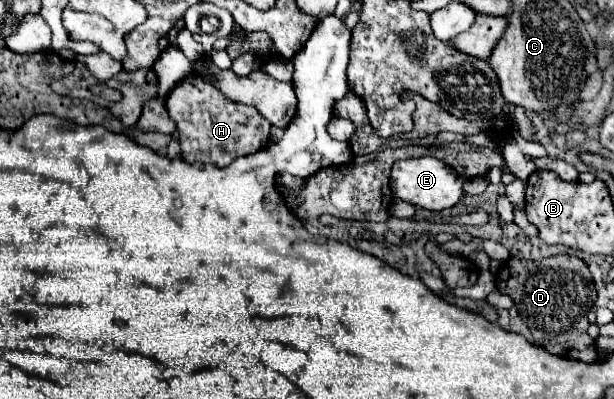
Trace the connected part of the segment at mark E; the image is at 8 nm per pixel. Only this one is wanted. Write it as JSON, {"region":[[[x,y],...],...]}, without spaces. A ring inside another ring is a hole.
{"region":[[[418,157],[418,159],[402,159],[394,163],[392,175],[390,175],[390,187],[394,195],[406,203],[412,203],[416,207],[428,209],[428,211],[442,211],[454,207],[464,191],[462,191],[462,177],[452,169],[446,167],[442,161],[434,157]]]}

